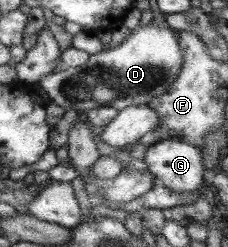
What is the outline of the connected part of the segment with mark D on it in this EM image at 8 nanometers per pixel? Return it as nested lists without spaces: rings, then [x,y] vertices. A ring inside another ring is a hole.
[[[152,21],[145,28],[137,28],[125,37],[121,44],[113,50],[100,51],[89,56],[88,61],[81,66],[66,67],[61,72],[46,74],[36,84],[46,93],[49,102],[64,110],[78,110],[83,113],[95,106],[122,110],[127,106],[146,105],[152,98],[163,94],[178,77],[182,67],[179,38],[174,29],[158,28]]]

